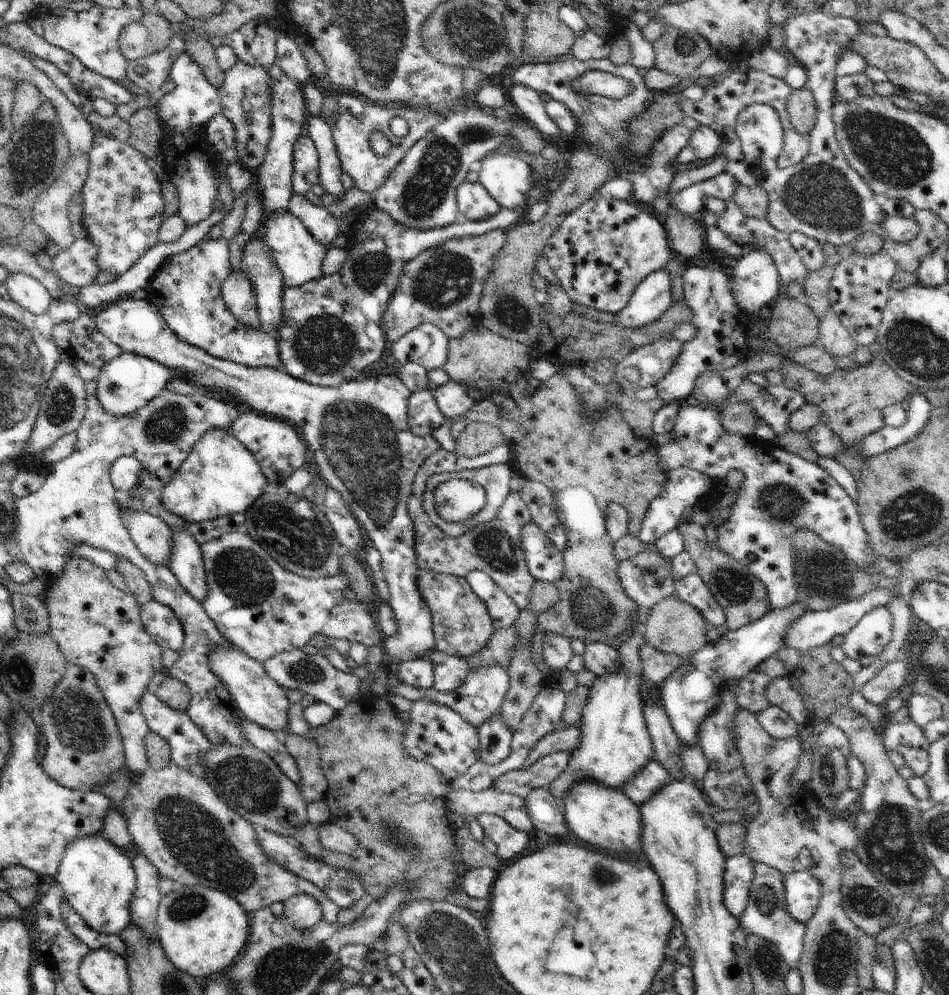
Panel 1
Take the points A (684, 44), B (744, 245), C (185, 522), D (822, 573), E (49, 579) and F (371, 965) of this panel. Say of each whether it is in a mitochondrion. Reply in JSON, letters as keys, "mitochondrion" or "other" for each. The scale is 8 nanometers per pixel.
{"A":"mitochondrion","B":"other","C":"other","D":"mitochondrion","E":"other","F":"other"}

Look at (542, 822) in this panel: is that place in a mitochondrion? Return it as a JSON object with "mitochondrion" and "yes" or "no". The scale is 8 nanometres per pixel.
{"mitochondrion":"no"}

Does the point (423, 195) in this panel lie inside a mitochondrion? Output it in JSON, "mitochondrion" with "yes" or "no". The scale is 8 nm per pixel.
{"mitochondrion":"yes"}

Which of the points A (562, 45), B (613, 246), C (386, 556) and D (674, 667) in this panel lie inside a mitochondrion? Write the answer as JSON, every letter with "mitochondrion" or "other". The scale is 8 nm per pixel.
{"A":"other","B":"mitochondrion","C":"other","D":"other"}

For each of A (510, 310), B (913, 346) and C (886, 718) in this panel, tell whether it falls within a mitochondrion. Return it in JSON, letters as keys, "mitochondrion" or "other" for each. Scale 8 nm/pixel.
{"A":"mitochondrion","B":"mitochondrion","C":"other"}

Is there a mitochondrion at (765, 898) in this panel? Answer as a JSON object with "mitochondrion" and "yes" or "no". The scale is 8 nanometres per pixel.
{"mitochondrion":"yes"}

